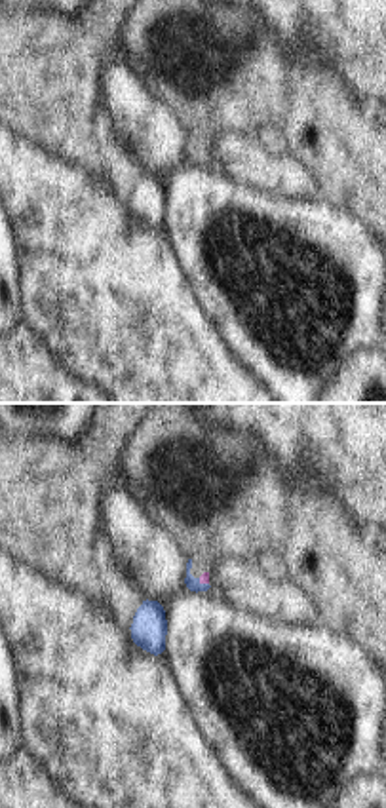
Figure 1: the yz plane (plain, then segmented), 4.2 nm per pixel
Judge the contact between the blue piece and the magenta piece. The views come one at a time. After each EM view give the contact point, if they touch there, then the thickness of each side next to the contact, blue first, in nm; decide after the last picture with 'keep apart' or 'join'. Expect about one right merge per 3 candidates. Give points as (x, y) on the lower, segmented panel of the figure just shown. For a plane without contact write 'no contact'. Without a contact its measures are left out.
(204, 584) | 60/50 nm

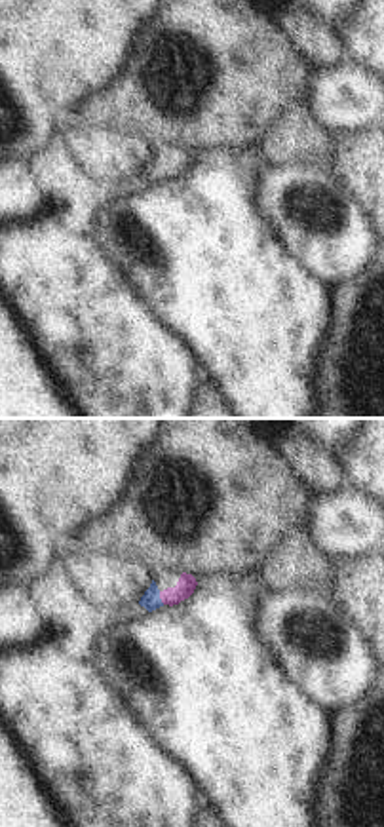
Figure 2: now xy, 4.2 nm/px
(158, 597) | 80/80 nm

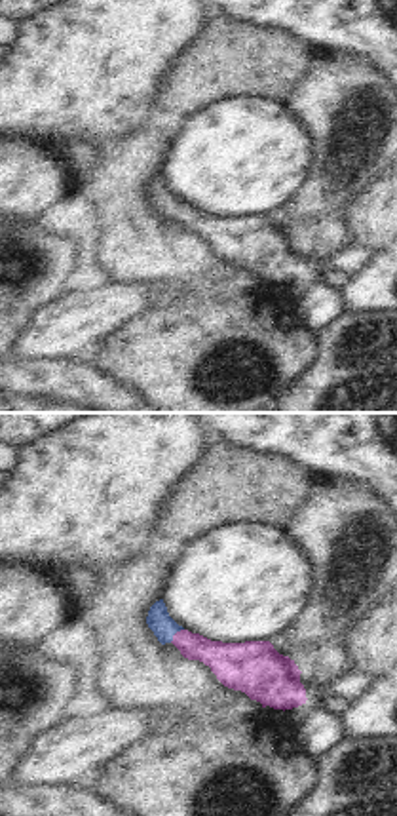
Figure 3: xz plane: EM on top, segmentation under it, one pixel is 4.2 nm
(175, 632) | 100/160 nm

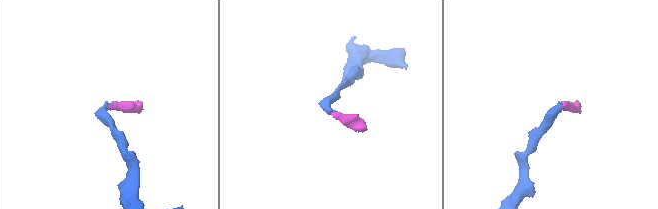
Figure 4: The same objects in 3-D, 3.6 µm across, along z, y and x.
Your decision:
join

